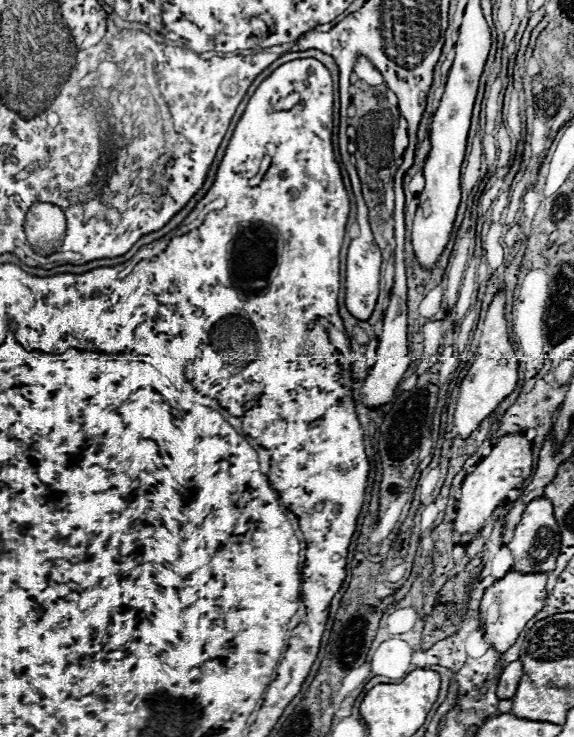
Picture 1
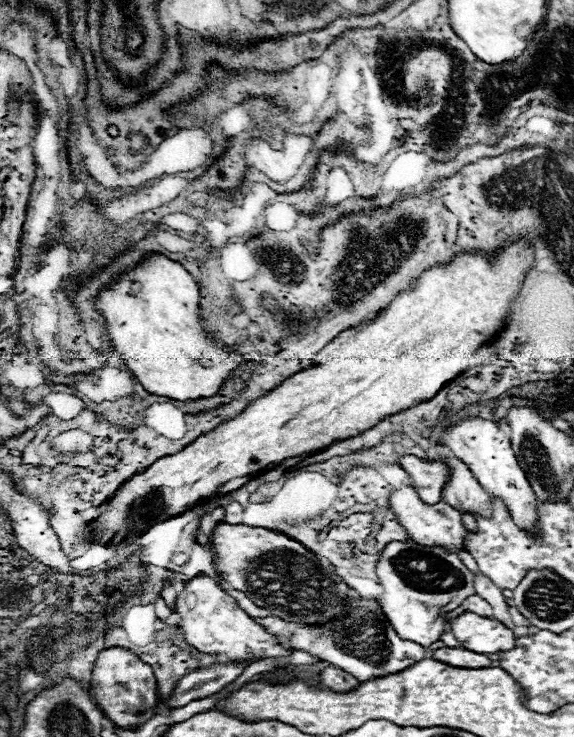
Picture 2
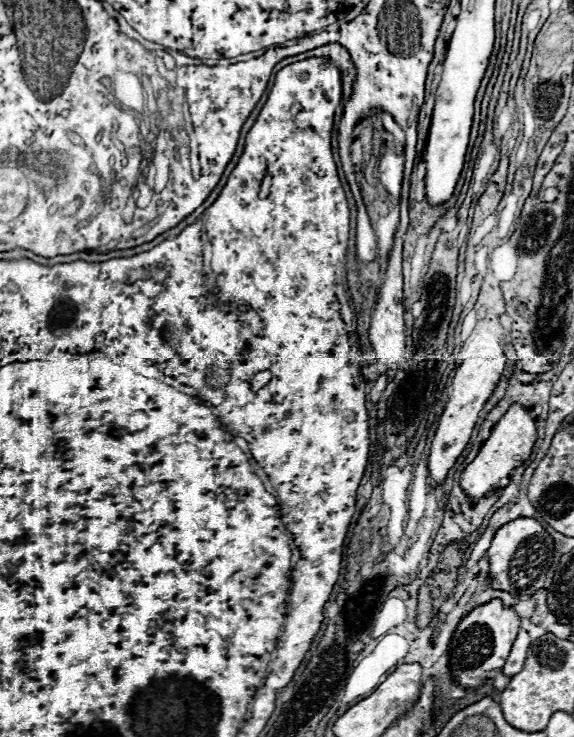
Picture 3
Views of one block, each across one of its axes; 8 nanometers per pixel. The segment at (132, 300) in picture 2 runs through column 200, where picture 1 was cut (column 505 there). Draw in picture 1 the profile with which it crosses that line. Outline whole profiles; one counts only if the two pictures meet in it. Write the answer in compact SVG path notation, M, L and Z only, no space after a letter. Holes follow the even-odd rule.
M498 292L488 308L488 314L486 314L476 358L474 358L472 366L468 368L468 374L460 386L456 412L454 412L454 436L466 440L480 426L480 422L506 396L512 394L512 390L516 388L516 380L518 380L518 364L516 364L514 352L512 352L512 344L508 338L508 324L504 318L504 292Z

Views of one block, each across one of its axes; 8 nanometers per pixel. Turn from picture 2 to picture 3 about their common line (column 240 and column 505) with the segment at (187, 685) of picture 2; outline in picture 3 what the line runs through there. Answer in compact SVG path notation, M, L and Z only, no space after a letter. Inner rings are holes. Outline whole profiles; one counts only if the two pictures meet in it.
M522 628L520 634L518 634L518 638L516 638L516 642L514 642L514 646L512 646L512 652L510 652L510 656L508 656L508 660L506 660L504 668L502 668L504 674L512 676L512 674L518 674L518 672L522 670L530 642L532 642L532 638L530 638L528 632Z

